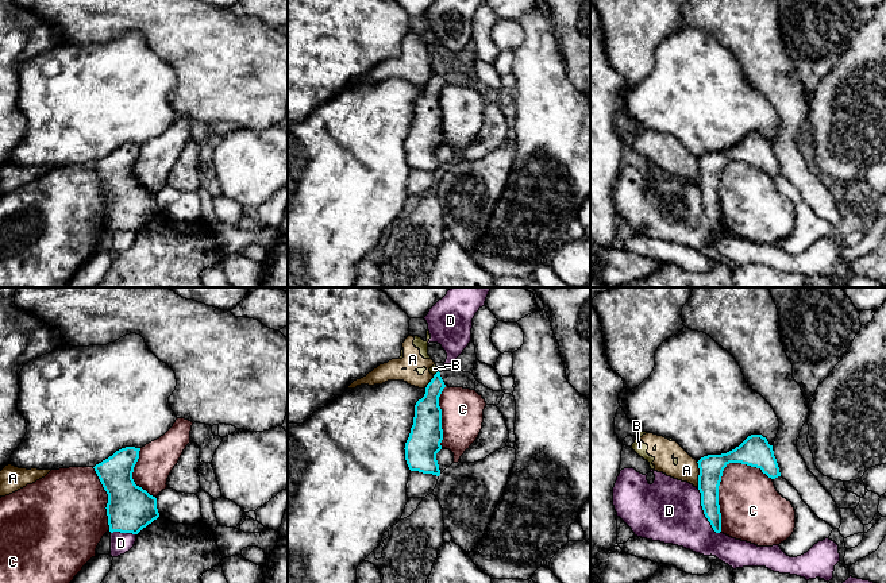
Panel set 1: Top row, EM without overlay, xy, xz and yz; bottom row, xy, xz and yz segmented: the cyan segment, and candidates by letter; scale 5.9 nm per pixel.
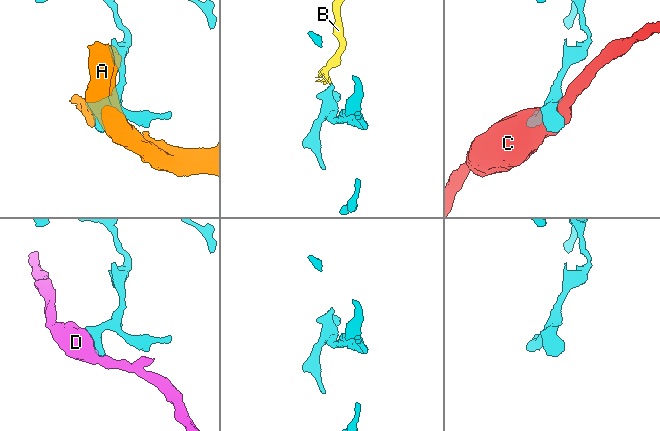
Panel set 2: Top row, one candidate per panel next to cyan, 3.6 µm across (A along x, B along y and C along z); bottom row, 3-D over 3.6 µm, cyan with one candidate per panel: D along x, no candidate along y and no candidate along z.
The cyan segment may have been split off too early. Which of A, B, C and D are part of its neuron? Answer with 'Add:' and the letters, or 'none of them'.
Add: none of them

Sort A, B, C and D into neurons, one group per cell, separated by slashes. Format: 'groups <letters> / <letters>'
groups A B / C / D

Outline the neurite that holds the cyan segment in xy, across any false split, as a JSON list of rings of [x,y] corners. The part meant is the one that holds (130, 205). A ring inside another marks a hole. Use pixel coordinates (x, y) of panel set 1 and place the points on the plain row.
[[[126,144],[93,166],[108,192],[109,229],[138,232],[159,215],[157,196],[132,177],[140,146]]]

